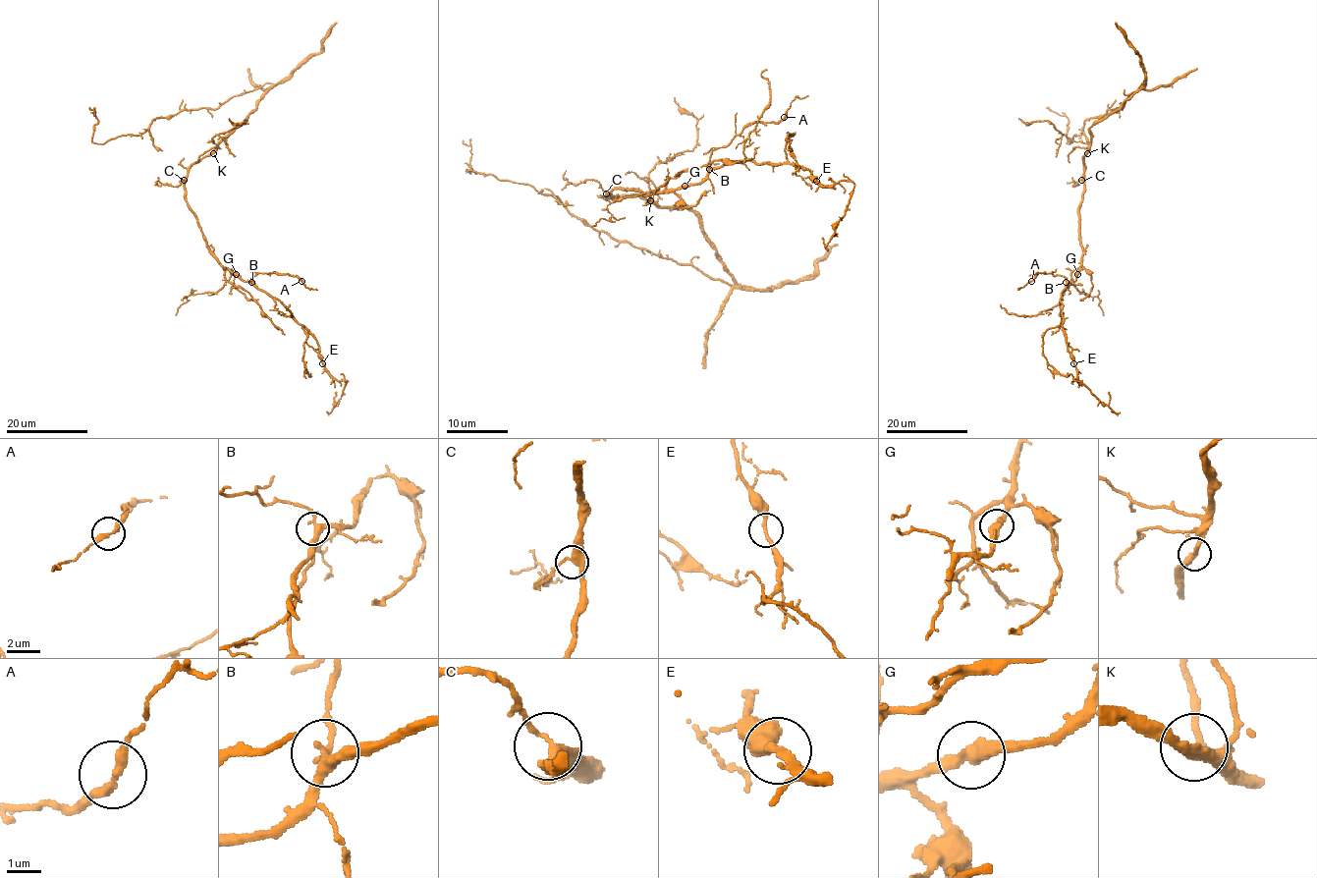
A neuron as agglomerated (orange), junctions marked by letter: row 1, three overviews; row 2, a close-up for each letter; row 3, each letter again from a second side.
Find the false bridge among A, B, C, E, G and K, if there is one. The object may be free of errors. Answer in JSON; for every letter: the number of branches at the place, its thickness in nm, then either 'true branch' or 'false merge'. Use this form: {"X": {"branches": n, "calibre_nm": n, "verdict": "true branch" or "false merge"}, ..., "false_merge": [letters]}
{"A": {"branches": 2, "calibre_nm": 280, "verdict": "true branch"}, "B": {"branches": 3, "calibre_nm": 280, "verdict": "true branch"}, "C": {"branches": 3, "calibre_nm": 340, "verdict": "true branch"}, "E": {"branches": 2, "calibre_nm": 240, "verdict": "true branch"}, "G": {"branches": 2, "calibre_nm": 400, "verdict": "true branch"}, "K": {"branches": 2, "calibre_nm": 320, "verdict": "true branch"}, "false_merge": []}

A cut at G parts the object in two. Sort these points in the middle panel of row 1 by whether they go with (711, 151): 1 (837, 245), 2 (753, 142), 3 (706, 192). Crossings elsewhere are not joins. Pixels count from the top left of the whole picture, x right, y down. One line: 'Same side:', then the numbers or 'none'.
Same side: 2

